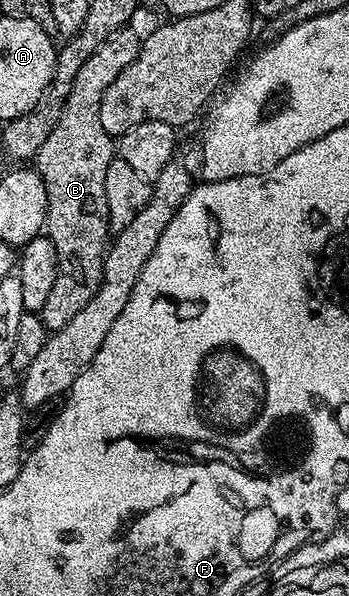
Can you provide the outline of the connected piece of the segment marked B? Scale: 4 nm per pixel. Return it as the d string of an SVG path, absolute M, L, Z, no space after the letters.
M128 26L110 36L97 48L96 53L81 65L81 70L77 70L73 90L69 90L69 98L63 100L61 118L57 126L53 126L49 138L45 138L45 146L41 146L33 161L35 171L45 182L47 195L45 235L53 242L53 250L57 250L57 279L53 282L53 291L49 293L41 313L43 324L48 330L65 326L65 322L70 322L80 310L85 310L85 306L97 294L99 283L103 280L103 258L109 247L105 170L109 170L109 162L116 159L117 144L105 130L105 126L101 126L101 98L105 98L105 90L109 90L109 86L113 86L116 78L137 58L141 36L133 29L134 27Z

